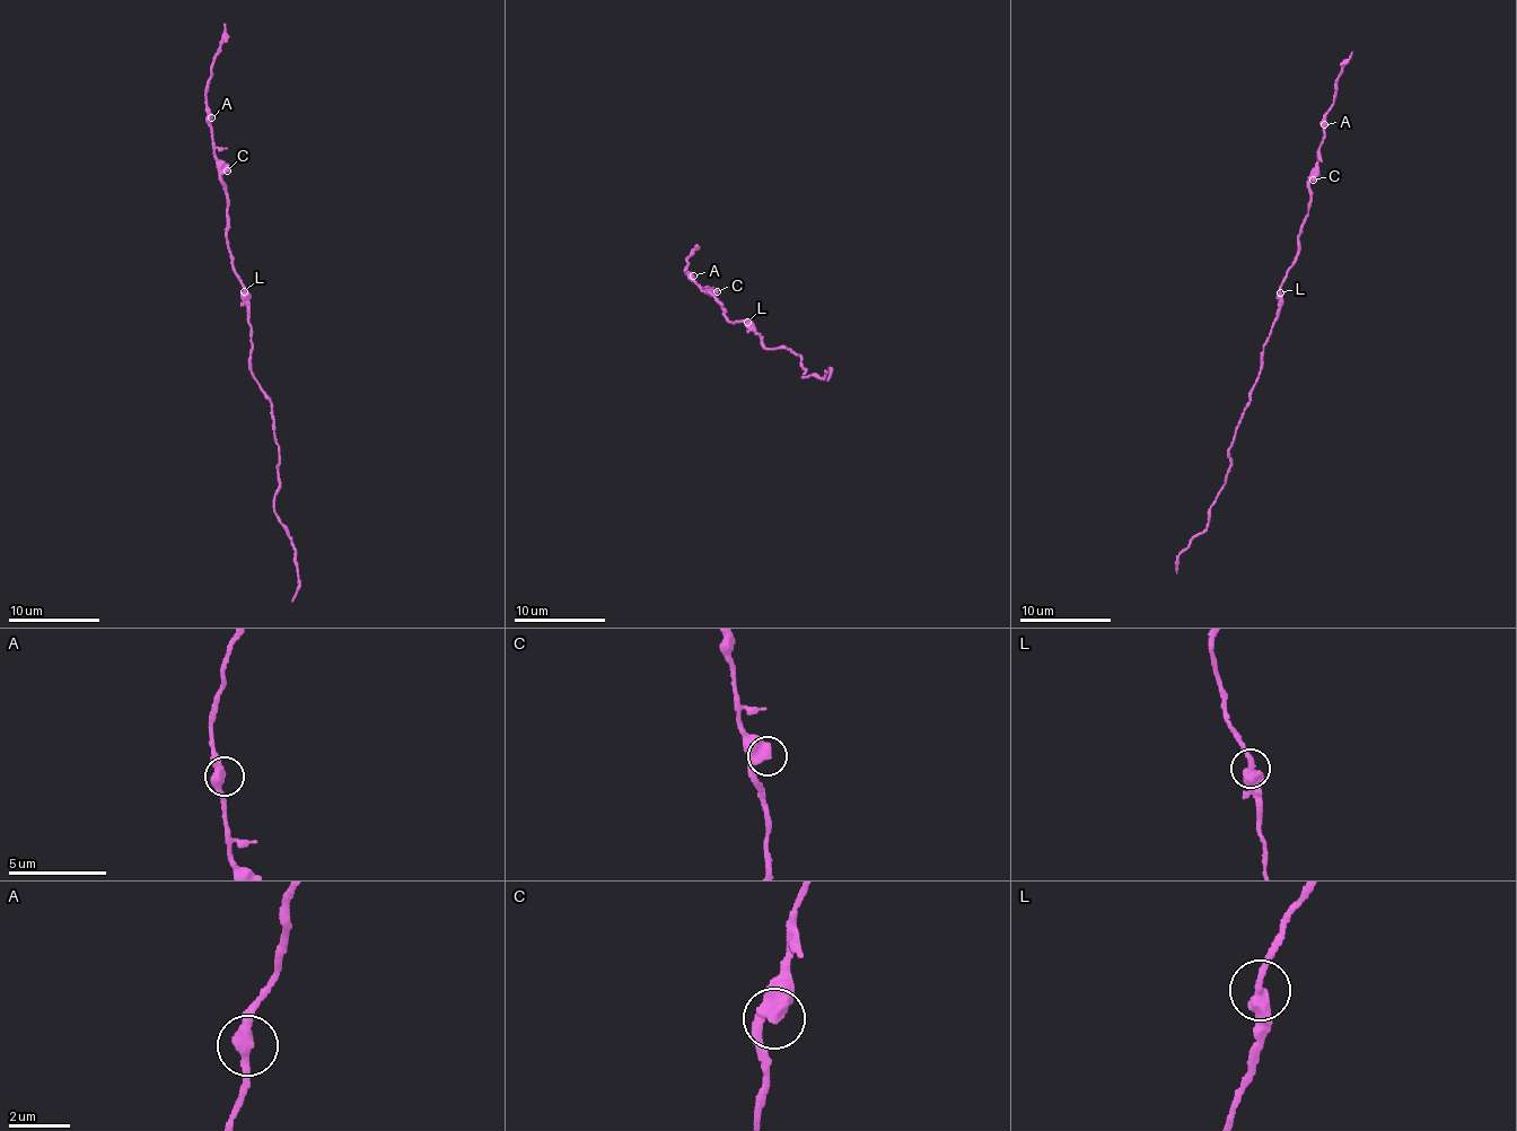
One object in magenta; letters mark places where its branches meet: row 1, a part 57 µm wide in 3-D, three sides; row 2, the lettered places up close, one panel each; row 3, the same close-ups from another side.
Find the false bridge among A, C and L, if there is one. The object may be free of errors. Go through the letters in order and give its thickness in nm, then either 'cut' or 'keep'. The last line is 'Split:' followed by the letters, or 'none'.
A: 400 nm | keep
C: 500 nm | keep
L: 440 nm | keep
Split: none

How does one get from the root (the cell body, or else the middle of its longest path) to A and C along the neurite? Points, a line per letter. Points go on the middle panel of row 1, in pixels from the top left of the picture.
A: (754, 331), (747, 318), (728, 322), (718, 300), (709, 289), (703, 290), (700, 283), (693, 282), (693, 275)
C: (754, 331), (747, 318), (728, 322), (724, 308), (711, 295), (717, 291)

